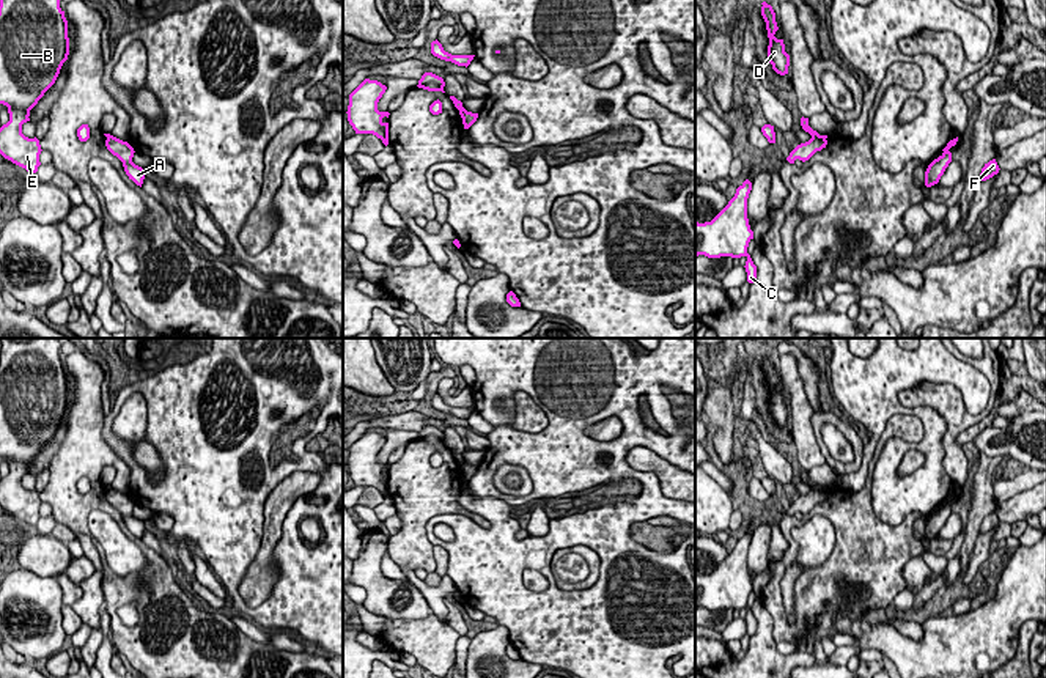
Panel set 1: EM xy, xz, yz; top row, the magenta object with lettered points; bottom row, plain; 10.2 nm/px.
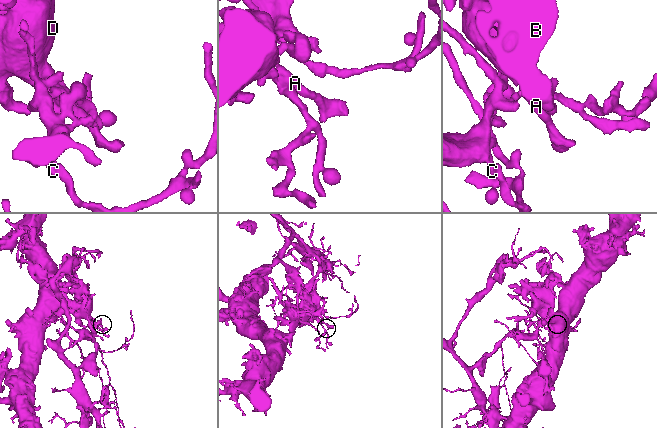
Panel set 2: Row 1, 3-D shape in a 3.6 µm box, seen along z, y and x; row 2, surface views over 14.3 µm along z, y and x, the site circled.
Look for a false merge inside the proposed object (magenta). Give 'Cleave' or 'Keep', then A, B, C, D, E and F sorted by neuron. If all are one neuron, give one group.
Cleave. Groups: A C F / B D E

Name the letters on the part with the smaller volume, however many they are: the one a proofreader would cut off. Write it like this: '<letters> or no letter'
A, C, F

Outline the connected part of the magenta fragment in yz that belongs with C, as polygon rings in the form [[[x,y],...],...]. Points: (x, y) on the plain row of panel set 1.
[[[746,532],[728,557],[711,573],[705,576],[695,574],[695,609],[708,610],[746,609],[747,634],[757,631],[757,618],[747,606],[749,595],[753,591],[747,571],[747,551],[752,535]]]

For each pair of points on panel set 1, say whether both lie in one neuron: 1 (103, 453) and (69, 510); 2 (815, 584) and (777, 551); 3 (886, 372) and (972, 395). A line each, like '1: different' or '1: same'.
1: same
2: different
3: same

